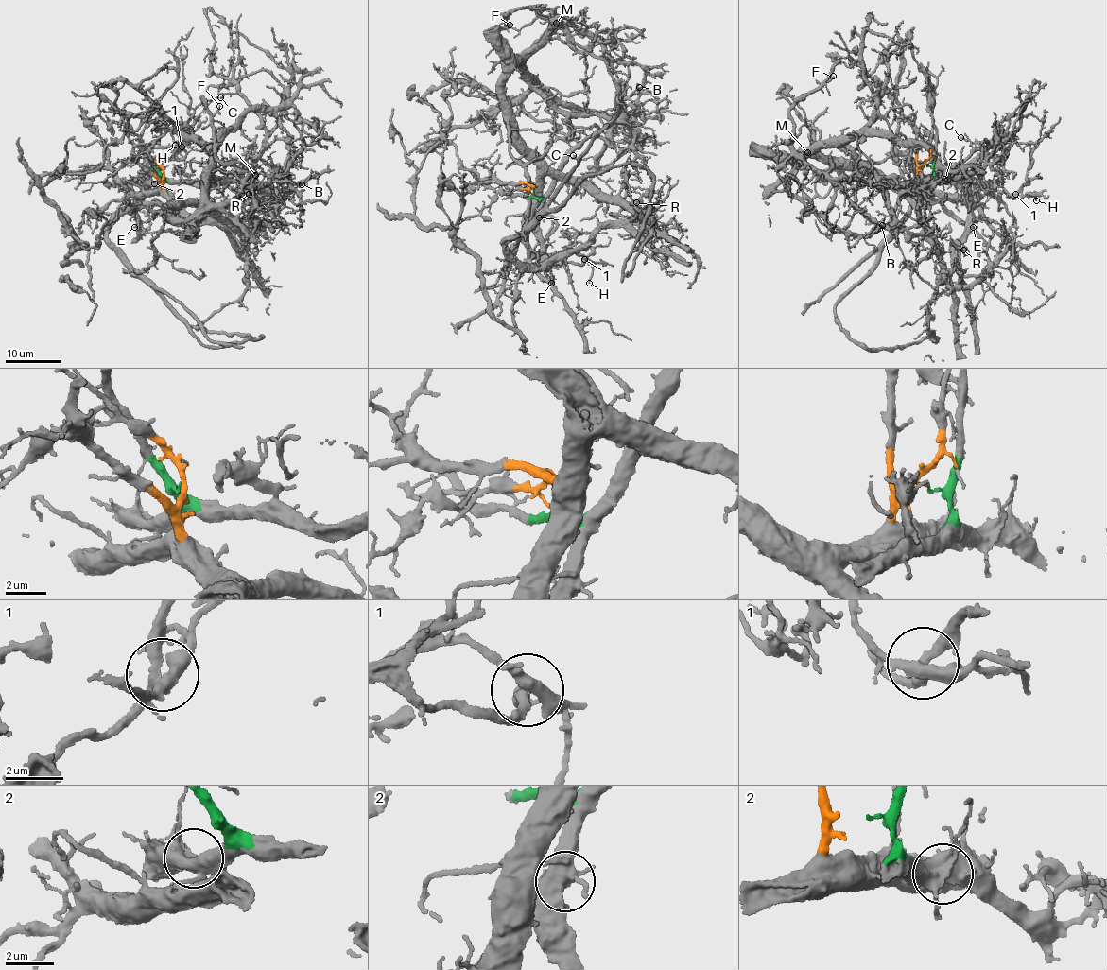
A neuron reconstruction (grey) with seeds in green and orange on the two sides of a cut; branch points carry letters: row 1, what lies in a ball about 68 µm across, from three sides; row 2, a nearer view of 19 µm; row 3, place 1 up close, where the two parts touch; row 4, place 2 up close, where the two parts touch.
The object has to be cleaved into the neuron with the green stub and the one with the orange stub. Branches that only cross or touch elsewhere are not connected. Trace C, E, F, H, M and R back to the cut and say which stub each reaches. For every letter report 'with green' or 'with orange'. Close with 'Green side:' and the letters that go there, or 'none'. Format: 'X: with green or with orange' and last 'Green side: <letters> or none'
C: with green
E: with orange
F: with orange
H: with orange
M: with orange
R: with green
Green side: C, R

